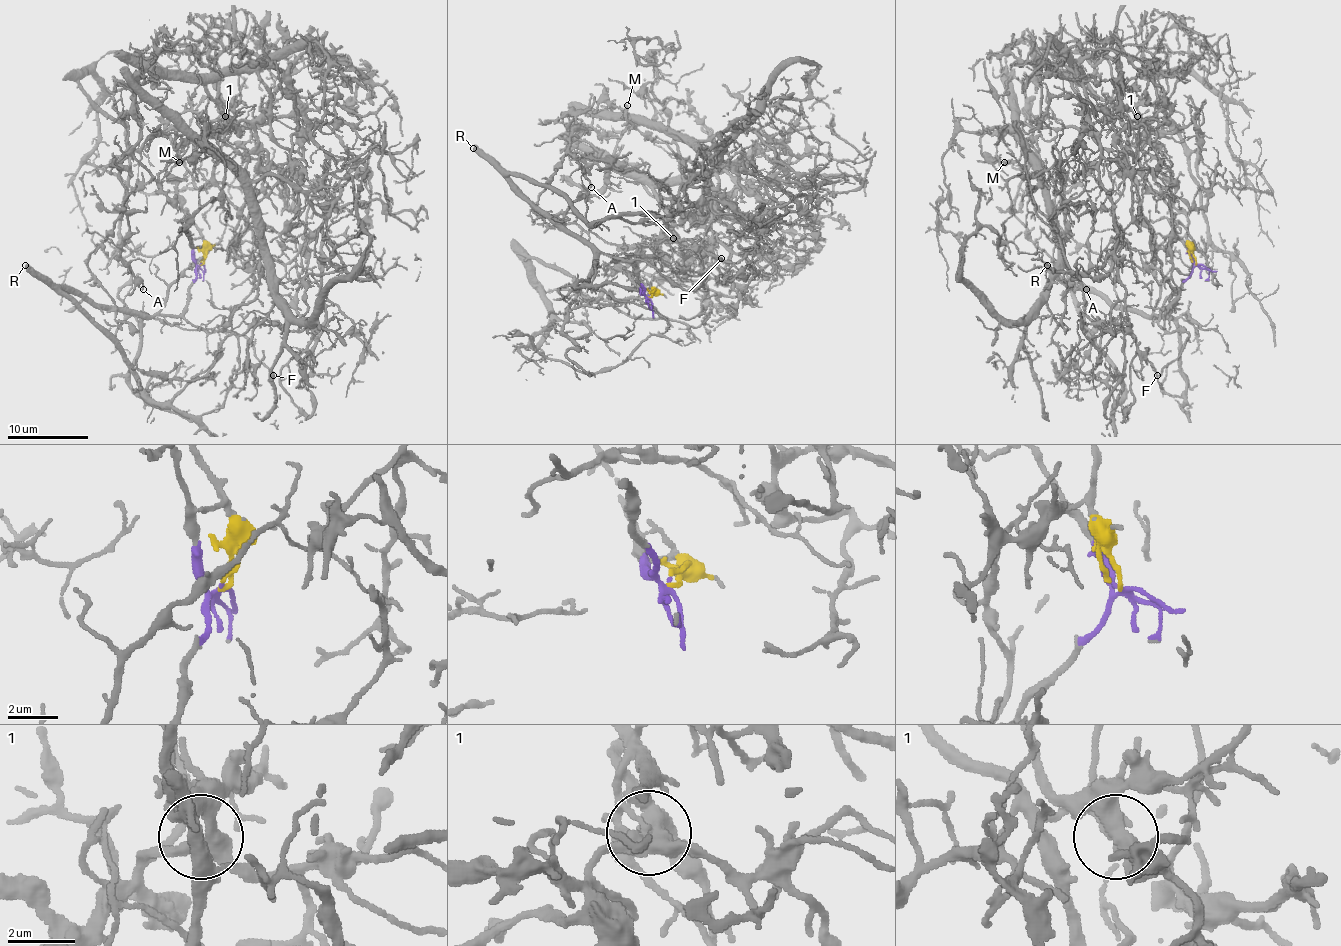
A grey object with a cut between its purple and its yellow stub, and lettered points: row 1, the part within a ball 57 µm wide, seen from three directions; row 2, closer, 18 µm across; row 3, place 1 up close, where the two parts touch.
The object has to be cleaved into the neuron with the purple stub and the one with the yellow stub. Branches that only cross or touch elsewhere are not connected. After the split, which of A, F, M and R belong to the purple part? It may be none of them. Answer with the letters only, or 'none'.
F, R

